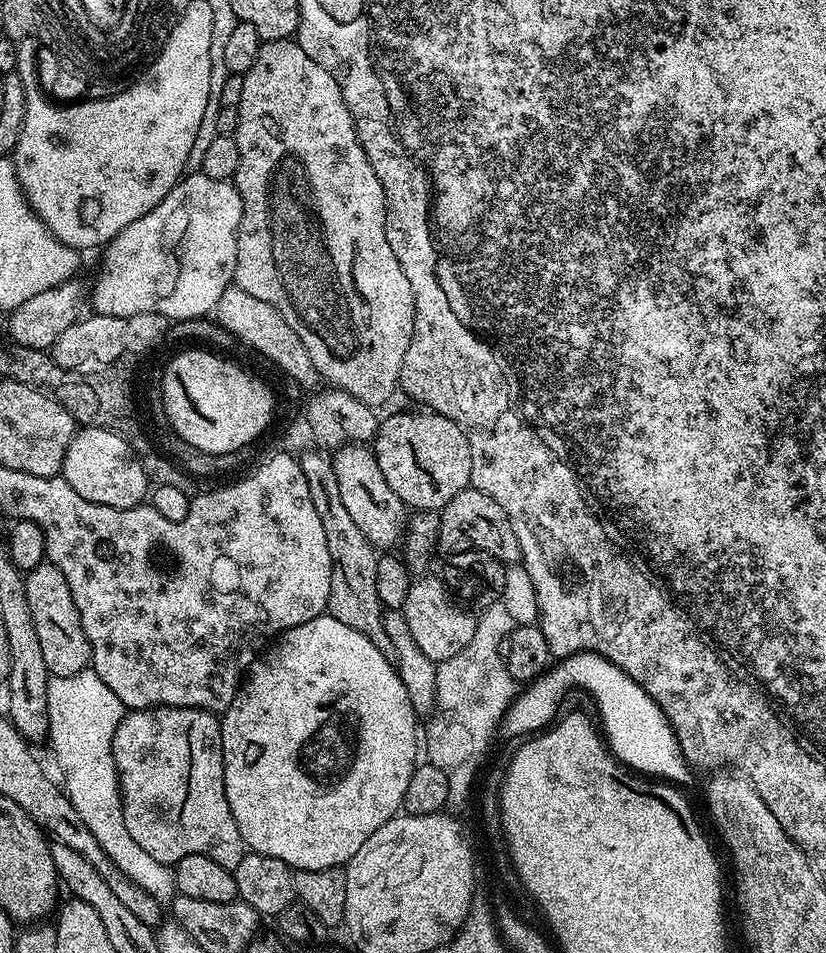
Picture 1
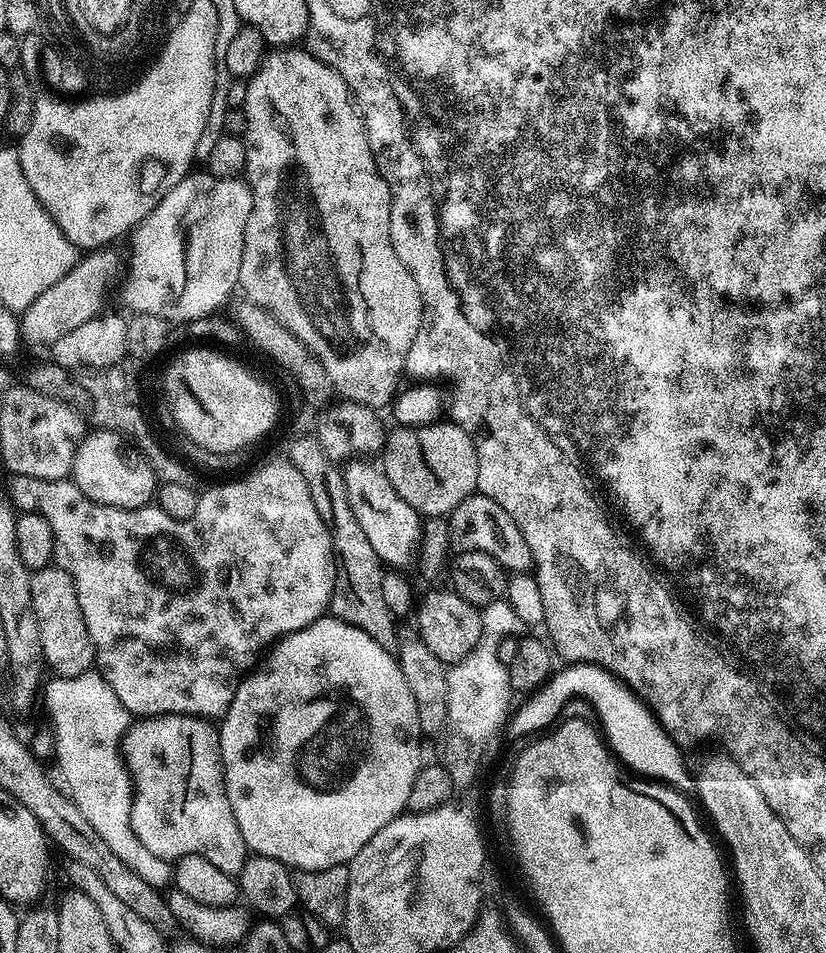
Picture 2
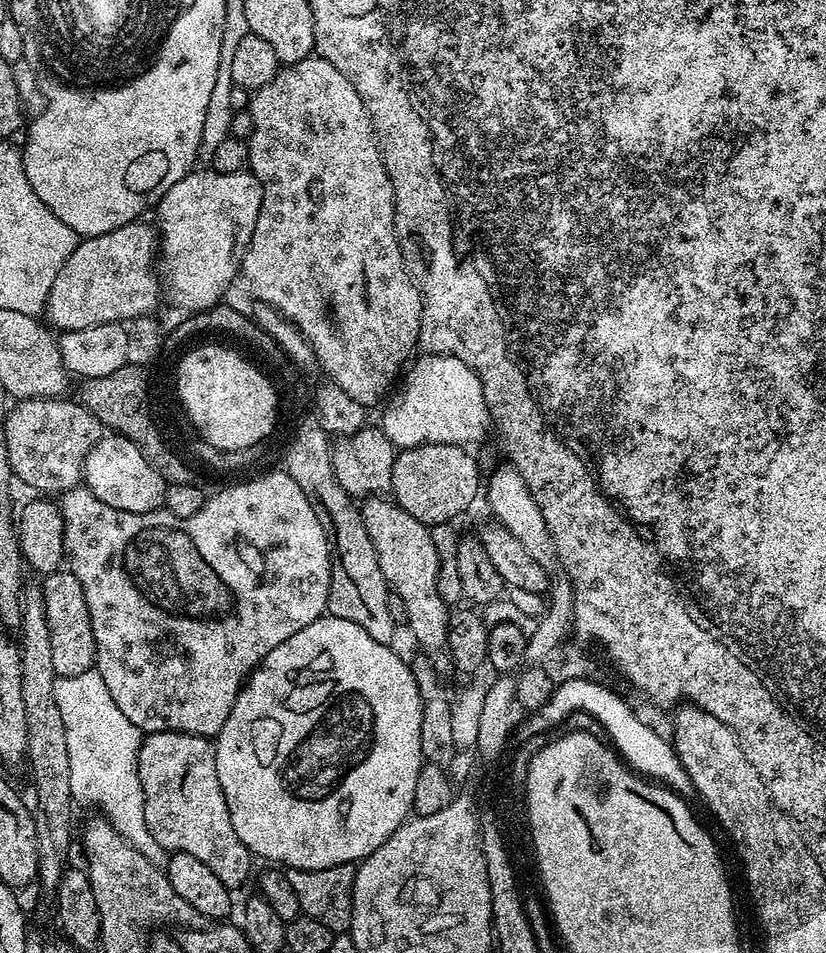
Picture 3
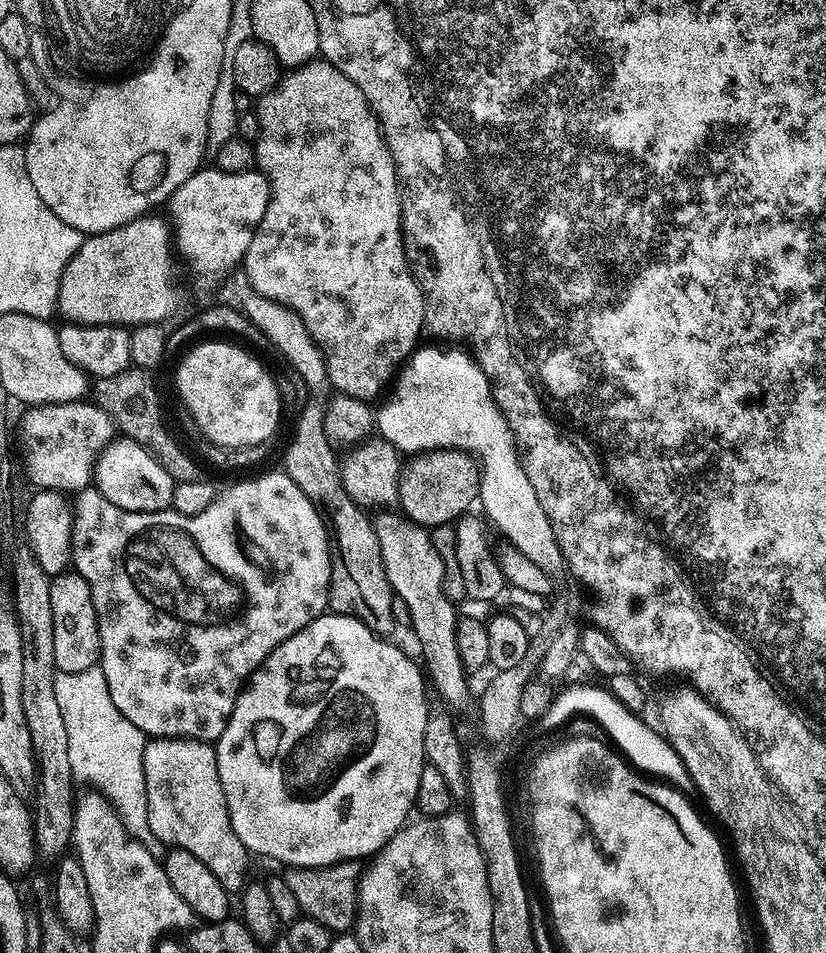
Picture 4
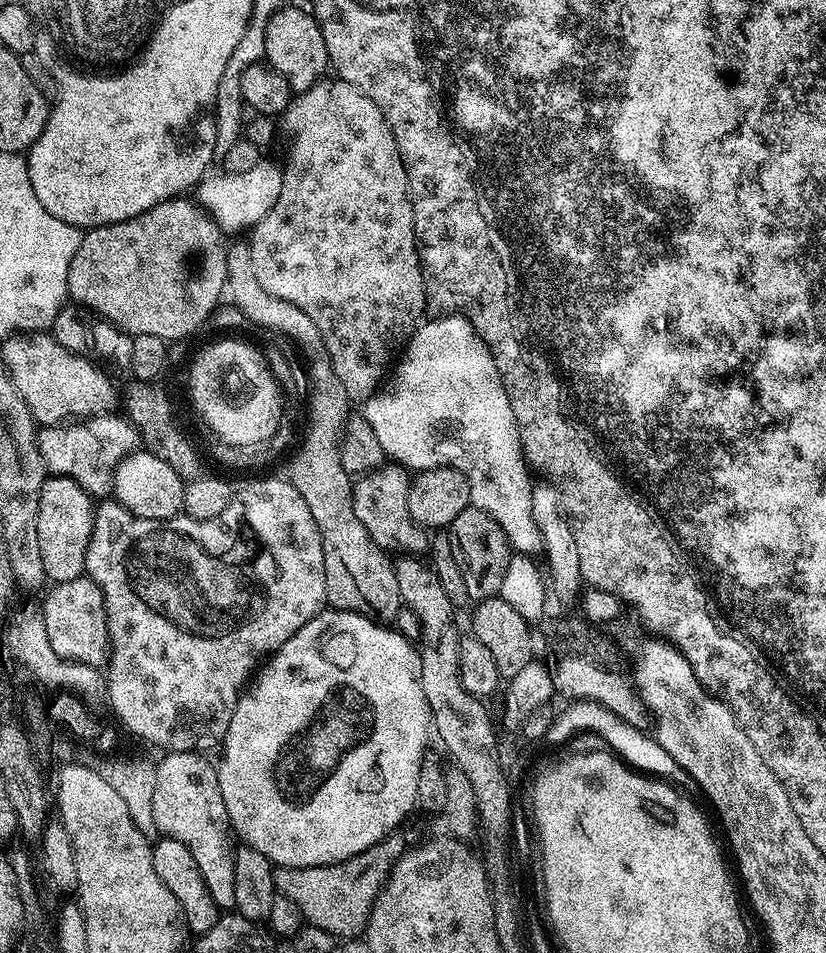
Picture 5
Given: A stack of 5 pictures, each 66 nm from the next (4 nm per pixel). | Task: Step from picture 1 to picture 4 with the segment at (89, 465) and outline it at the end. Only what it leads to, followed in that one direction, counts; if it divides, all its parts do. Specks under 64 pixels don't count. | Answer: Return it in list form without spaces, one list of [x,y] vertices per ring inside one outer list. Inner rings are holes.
[[[127,438],[115,439],[96,464],[94,487],[114,506],[131,512],[162,512],[172,508],[177,483],[142,445]]]

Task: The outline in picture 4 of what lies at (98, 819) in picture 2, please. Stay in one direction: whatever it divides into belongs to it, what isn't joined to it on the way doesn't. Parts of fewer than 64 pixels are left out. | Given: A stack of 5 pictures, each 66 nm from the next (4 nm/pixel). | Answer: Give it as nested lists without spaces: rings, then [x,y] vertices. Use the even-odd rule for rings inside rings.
[[[100,667],[77,672],[57,671],[54,678],[54,695],[66,722],[66,738],[70,742],[70,770],[77,781],[85,780],[89,789],[101,792],[122,818],[128,833],[150,854],[163,857],[166,846],[150,830],[148,799],[146,798],[146,770],[144,745],[146,737],[110,698],[106,674]]]

